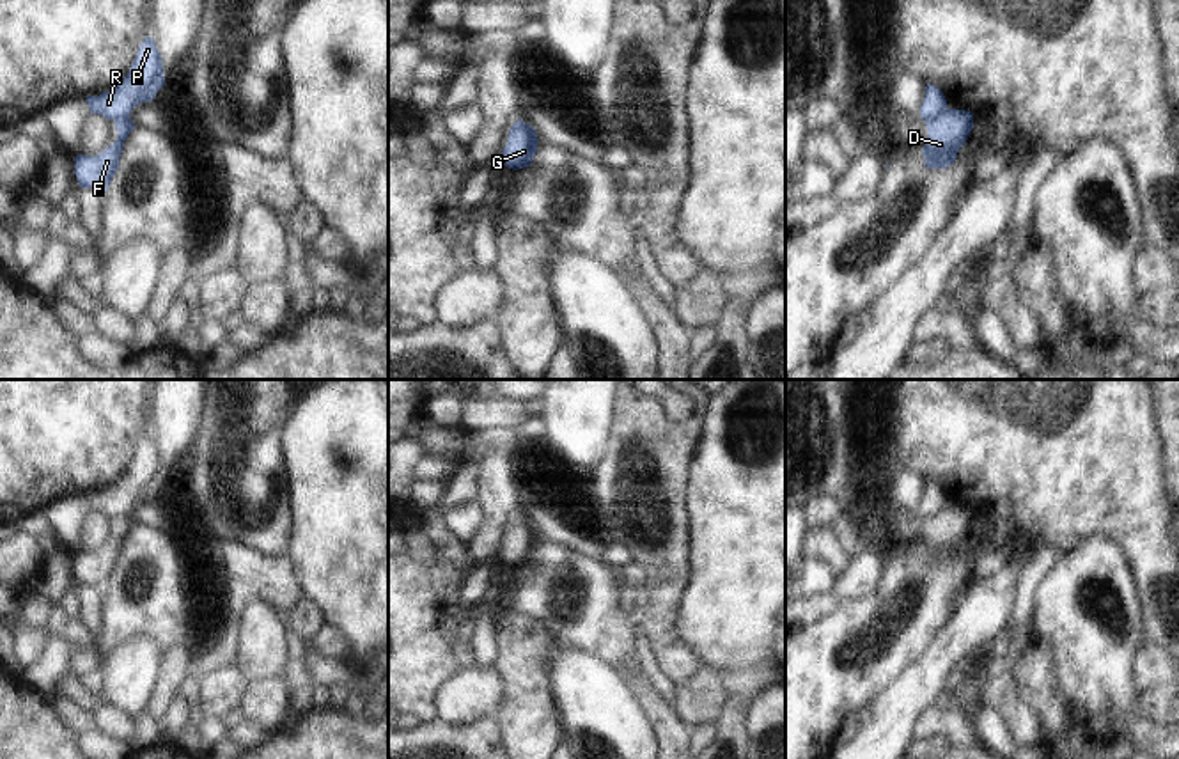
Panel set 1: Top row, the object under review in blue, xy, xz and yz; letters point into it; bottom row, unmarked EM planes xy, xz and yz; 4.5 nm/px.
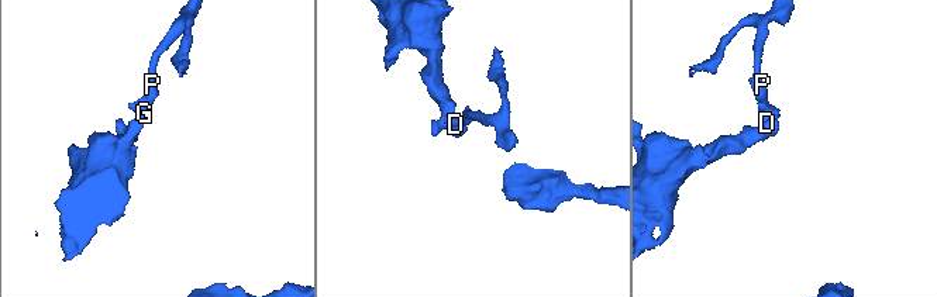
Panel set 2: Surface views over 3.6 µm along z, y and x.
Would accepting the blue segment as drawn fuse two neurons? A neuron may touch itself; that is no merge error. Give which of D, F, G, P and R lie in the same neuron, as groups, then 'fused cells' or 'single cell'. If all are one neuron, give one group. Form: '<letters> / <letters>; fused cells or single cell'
D F G / P R; fused cells

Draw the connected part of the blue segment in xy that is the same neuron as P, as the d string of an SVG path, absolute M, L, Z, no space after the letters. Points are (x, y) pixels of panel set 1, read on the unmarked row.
M145 434L124 477L99 493L87 493L87 502L90 511L99 511L110 518L128 518L131 507L154 497L163 482L161 452L154 436Z

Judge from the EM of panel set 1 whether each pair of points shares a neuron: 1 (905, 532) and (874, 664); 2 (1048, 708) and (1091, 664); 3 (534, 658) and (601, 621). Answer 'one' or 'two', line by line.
1: two
2: two
3: two

